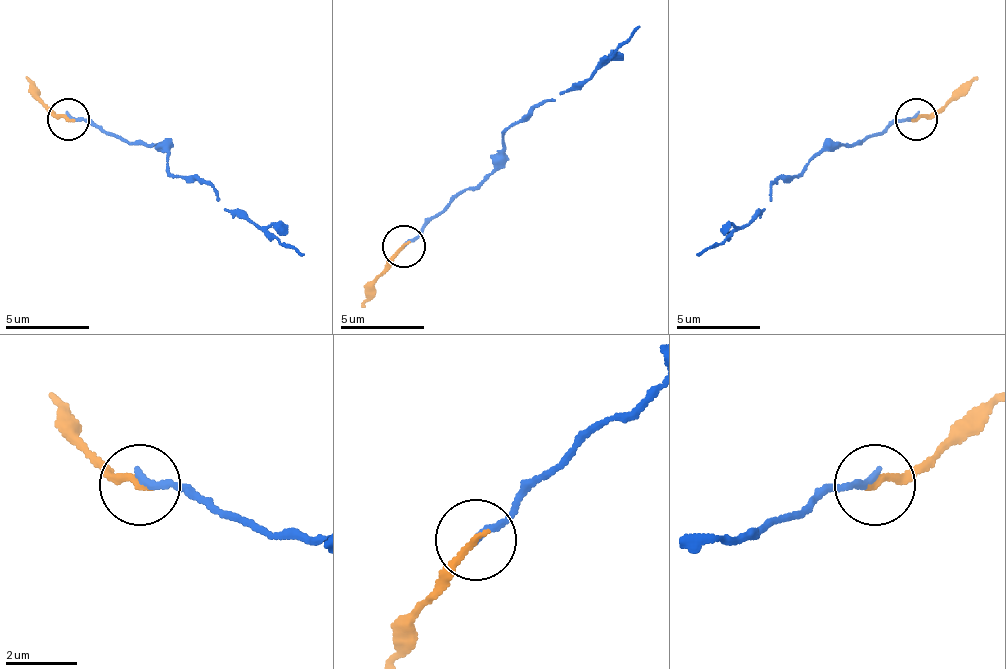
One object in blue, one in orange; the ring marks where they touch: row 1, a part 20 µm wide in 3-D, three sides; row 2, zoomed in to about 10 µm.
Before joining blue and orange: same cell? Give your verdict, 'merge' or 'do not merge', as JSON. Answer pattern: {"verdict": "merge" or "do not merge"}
{"verdict": "do not merge"}

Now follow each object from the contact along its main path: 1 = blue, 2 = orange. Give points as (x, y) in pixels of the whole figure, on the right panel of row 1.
1: (917, 118), (896, 118), (858, 143), (824, 148), (795, 177), (778, 181), (769, 202), (761, 211), (698, 253)
2: (917, 118), (934, 114), (976, 76)

